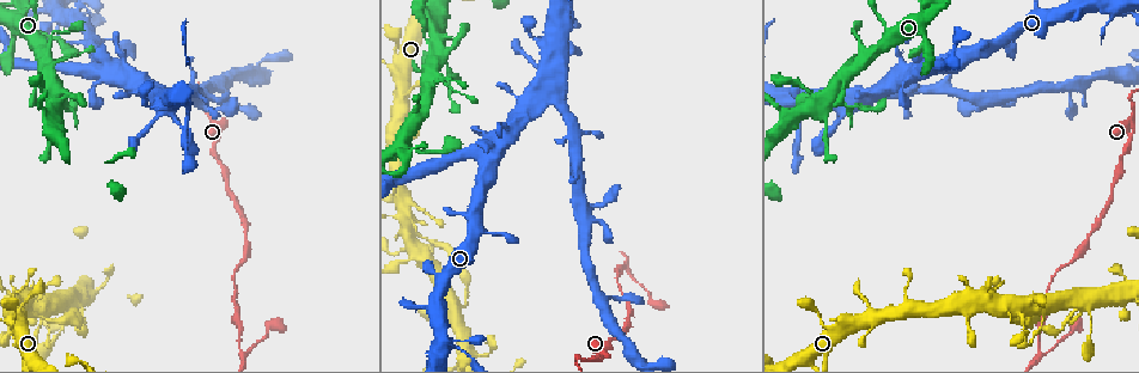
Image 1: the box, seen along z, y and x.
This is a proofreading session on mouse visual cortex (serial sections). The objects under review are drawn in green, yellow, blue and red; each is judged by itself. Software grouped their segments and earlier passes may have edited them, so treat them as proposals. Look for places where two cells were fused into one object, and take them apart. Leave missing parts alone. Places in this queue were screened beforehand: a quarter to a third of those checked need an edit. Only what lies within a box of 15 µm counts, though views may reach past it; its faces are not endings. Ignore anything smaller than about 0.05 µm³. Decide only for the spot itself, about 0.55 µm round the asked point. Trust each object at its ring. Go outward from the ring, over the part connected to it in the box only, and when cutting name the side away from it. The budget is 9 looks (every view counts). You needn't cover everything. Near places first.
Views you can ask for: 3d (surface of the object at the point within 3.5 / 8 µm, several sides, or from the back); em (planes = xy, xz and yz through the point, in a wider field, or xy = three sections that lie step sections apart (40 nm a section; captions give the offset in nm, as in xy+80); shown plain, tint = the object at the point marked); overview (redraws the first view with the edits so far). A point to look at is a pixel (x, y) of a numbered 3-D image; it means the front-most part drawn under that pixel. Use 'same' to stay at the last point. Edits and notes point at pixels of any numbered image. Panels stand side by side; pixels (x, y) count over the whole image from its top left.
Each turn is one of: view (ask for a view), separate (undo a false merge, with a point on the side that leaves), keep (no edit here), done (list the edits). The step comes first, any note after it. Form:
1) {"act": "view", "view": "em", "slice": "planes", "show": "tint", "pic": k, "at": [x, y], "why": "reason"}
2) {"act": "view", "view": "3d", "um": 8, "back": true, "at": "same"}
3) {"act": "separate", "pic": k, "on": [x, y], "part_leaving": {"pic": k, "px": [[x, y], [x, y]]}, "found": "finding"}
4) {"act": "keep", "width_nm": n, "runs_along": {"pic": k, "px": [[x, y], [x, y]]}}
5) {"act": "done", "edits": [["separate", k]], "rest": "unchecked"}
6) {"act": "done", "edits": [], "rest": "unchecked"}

{"act": "view", "view": "3d", "um": 3.5, "pic": 1, "at": [441, 79]}

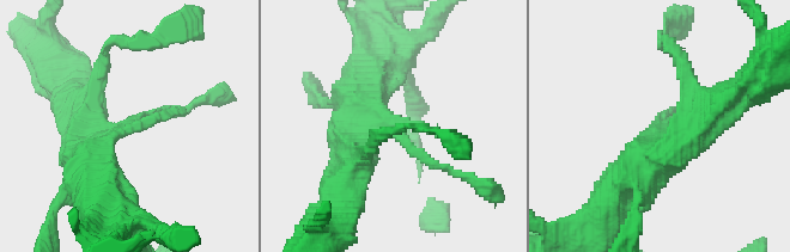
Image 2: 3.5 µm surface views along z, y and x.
{"act": "view", "view": "em", "slice": "planes", "show": "plain", "pic": 2, "at": [661, 129]}

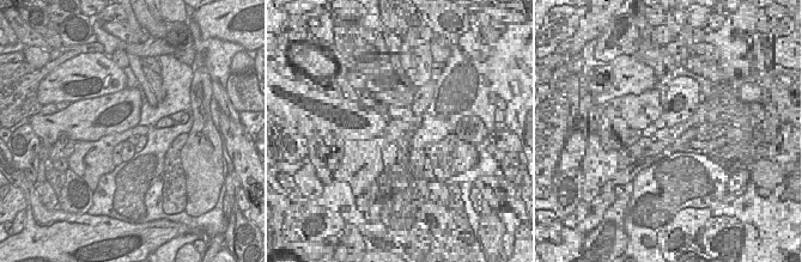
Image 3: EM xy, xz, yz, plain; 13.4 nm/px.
{"act": "view", "view": "em", "slice": "planes", "show": "tint", "at": "same", "why": "where the object lies"}

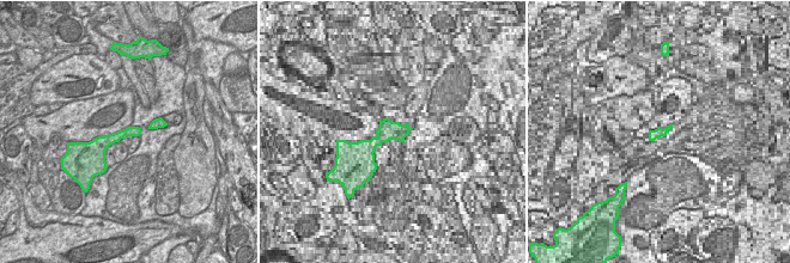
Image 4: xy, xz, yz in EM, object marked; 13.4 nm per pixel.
{"act": "keep", "runs_along": {"pic": 2, "px": [[85, 120], [85, 146], [177, 112]]}, "found": "all the same cell"}

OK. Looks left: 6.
{"act": "view", "view": "3d", "um": 8, "pic": 1, "at": [242, 355], "why": "a narrow waist"}

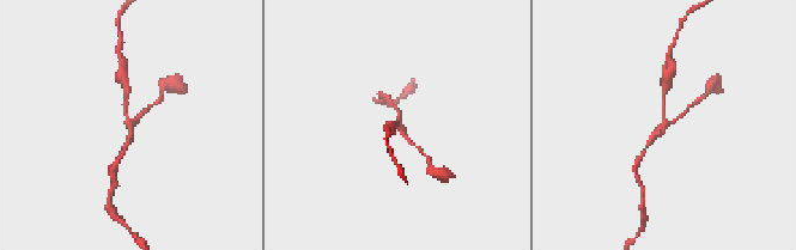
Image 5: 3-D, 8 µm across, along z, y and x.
{"act": "view", "view": "em", "slice": "planes", "show": "tint", "pic": 5, "at": [129, 121], "arms": 3, "arm_widths_nm": [100, 150, 150], "why": "now the EM"}

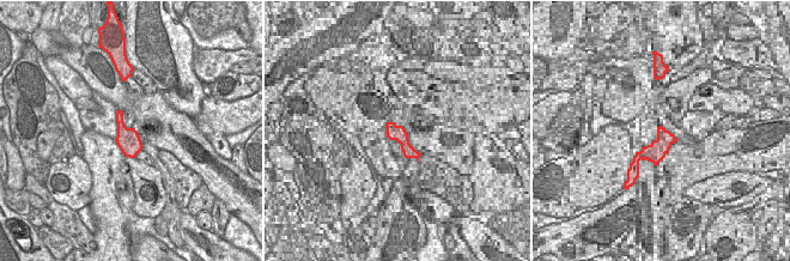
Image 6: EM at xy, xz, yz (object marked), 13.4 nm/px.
{"act": "keep", "runs_along": {"pic": 5, "px": [[394, 124], [418, 147]]}, "found": "all the same cell"}

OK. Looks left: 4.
{"act": "view", "view": "3d", "um": 3.5, "pic": 1, "at": [268, 328], "why": "sudden change in width"}

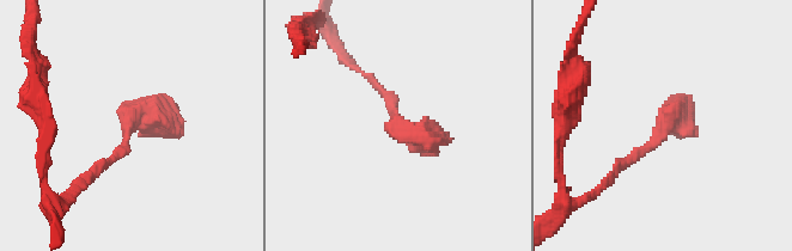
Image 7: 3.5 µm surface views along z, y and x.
{"act": "view", "view": "em", "slice": "xy", "step": 3, "show": "tint", "pic": 7, "at": [127, 130], "why": "now the EM"}

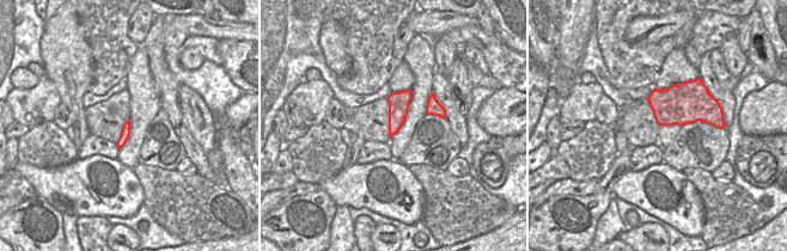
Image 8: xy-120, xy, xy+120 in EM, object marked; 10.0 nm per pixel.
{"act": "keep", "runs_along": {"pic": 7, "px": [[359, 68], [388, 96], [398, 127], [450, 142]]}, "found": "one cell here"}

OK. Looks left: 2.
{"act": "view", "view": "em", "slice": "xy", "step": 3, "show": "tint", "pic": 1, "at": [1008, 40], "why": "branch point"}

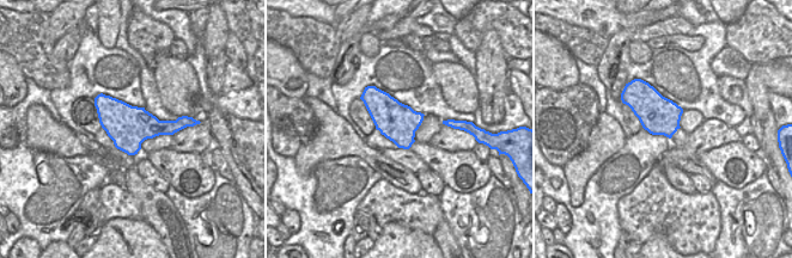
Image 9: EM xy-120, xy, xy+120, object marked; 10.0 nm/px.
{"act": "view", "view": "3d", "um": 3.5, "at": "same"}

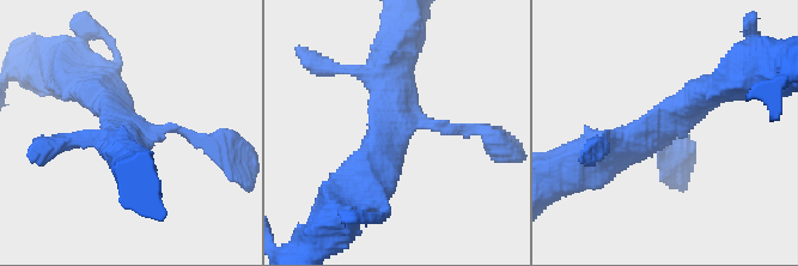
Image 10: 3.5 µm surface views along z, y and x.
{"act": "keep", "arms": 3, "arm_widths_nm": [150, 400, 400], "runs_along": {"pic": 10, "px": [[717, 88], [680, 120], [591, 157]]}, "found": "continuous, no second cell"}

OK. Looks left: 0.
{"act": "done", "edits": [], "rest": "unchecked"}

